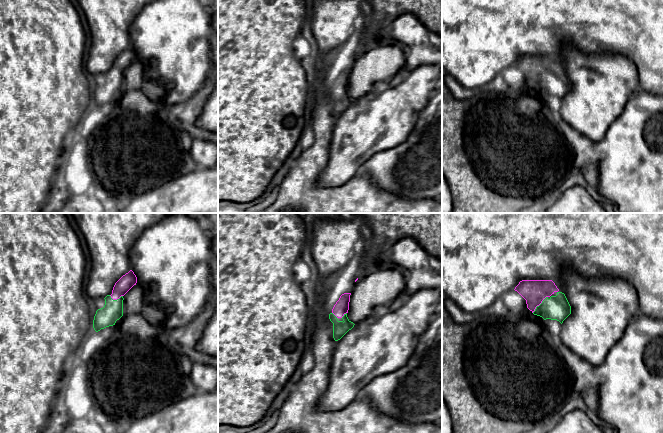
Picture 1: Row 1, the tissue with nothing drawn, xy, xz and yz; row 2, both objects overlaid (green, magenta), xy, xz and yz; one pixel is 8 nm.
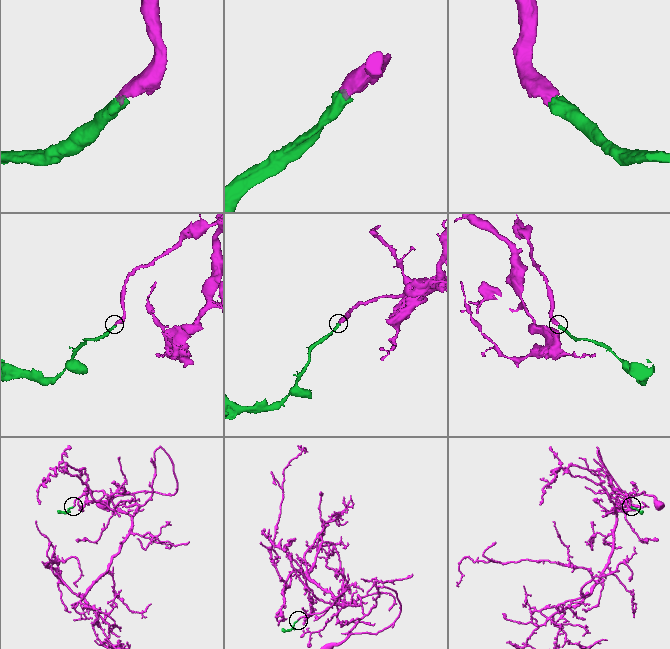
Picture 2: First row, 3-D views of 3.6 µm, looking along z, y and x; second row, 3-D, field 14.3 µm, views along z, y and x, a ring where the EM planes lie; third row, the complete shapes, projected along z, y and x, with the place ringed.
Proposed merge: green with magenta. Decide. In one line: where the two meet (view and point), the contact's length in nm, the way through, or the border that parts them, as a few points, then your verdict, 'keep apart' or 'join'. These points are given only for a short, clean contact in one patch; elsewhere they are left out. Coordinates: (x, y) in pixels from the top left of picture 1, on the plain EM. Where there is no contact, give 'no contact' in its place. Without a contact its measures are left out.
contact yz (540, 80); length 180 nm; way yz (558, 84), (545, 84), (540, 80), (534, 68); join

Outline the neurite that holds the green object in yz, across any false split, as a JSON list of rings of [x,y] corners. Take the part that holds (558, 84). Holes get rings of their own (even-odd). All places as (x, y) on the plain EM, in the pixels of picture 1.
[[[522,56],[514,66],[526,76],[527,84],[544,96],[557,96],[562,100],[571,90],[565,70],[552,56]]]

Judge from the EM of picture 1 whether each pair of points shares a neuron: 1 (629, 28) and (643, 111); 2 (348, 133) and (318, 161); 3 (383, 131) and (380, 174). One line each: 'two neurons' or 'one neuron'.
1: two neurons
2: two neurons
3: two neurons

